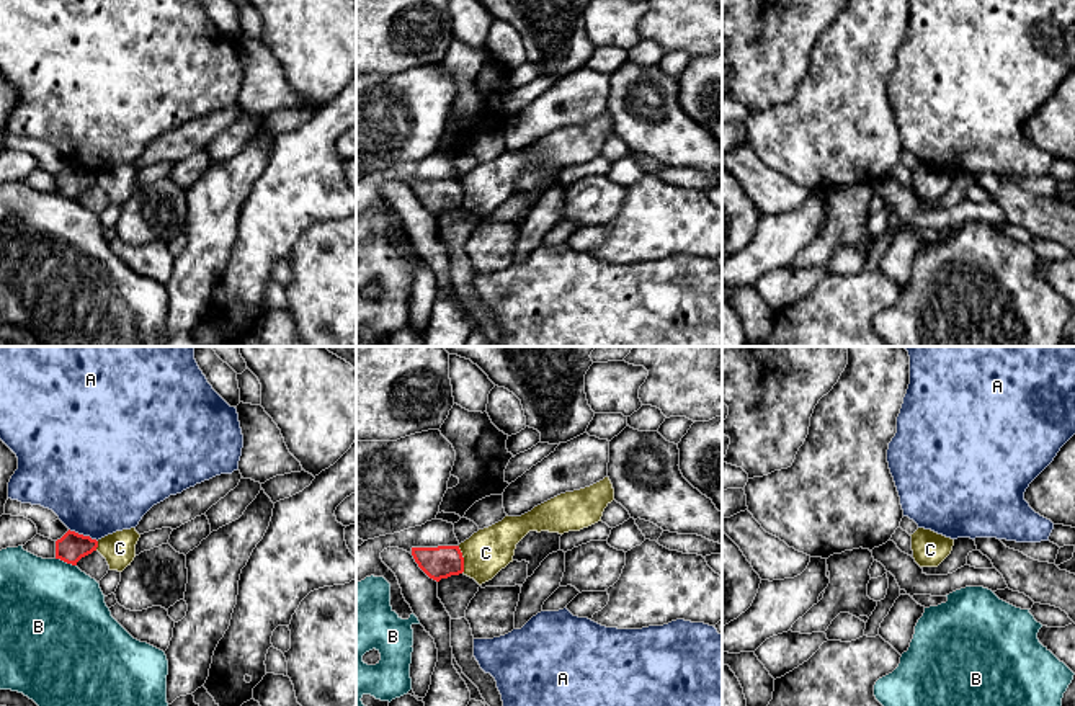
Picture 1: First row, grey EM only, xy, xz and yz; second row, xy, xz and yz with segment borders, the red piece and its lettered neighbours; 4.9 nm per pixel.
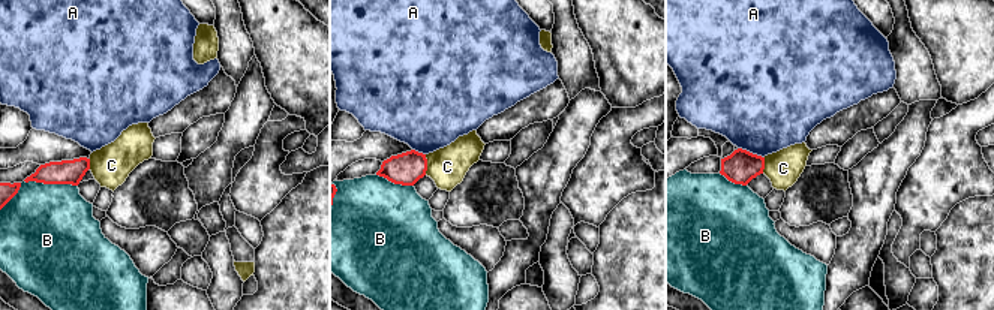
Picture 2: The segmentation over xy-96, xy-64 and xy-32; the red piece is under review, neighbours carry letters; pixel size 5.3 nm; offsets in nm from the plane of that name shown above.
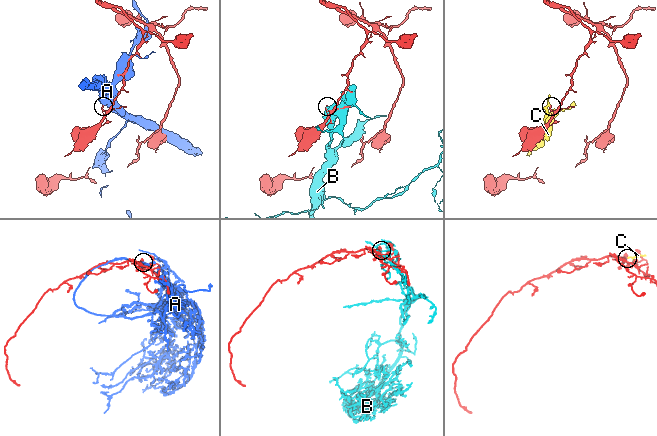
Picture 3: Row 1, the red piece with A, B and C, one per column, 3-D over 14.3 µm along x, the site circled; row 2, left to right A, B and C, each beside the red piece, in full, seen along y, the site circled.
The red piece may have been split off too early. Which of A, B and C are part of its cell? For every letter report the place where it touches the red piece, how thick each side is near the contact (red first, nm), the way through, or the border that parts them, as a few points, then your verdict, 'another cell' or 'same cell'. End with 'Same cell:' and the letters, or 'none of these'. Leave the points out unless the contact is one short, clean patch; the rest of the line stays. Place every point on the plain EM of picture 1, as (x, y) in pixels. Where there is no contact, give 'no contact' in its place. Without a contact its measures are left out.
A: meets red in xy at (82, 169); 150 nm thick on the red side, 480 nm on the other; another cell
B: meets red in xy at (66, 195); 150 nm thick on the red side, 480 nm on the other; another cell
C: meets red in xz at (463, 193); 160 nm thick on the red side, 220 nm on the other; border along xz (458, 180), (463, 190), (463, 206); another cell
Same cell: none of these

